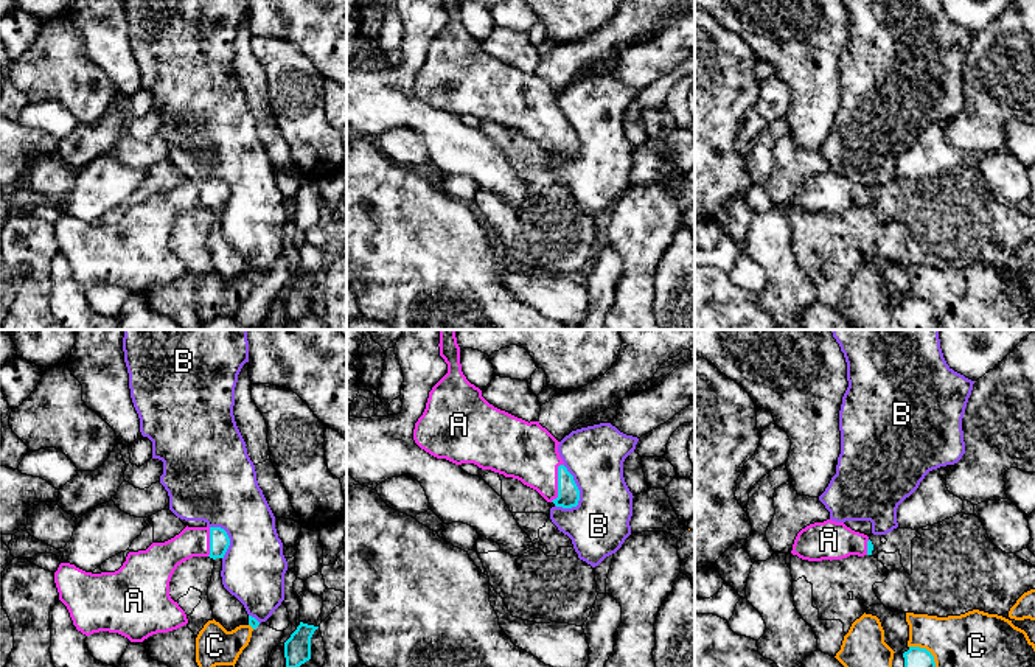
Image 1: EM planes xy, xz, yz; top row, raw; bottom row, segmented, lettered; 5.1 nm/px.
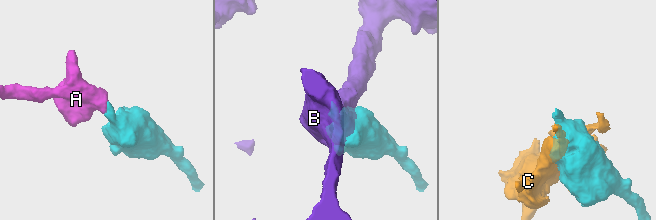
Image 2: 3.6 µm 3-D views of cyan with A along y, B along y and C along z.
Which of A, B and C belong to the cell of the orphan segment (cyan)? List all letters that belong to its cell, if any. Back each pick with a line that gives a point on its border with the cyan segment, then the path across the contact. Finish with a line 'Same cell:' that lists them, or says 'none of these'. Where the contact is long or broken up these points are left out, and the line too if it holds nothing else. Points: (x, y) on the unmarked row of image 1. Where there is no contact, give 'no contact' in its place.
A: meets cyan in xz at (558, 134); runs through xz (568, 143), (558, 134), (526, 103)
Same cell: A

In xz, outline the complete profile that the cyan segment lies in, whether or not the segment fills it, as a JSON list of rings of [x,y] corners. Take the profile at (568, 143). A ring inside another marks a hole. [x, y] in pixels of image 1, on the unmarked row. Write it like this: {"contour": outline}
{"contour": [[[440,0],[440,8],[448,16],[448,25],[429,44],[426,61],[415,75],[415,95],[437,110],[455,117],[474,115],[518,131],[556,159],[577,159],[580,141],[559,109],[559,93],[539,73],[528,75],[490,56],[463,26],[460,0]]]}

